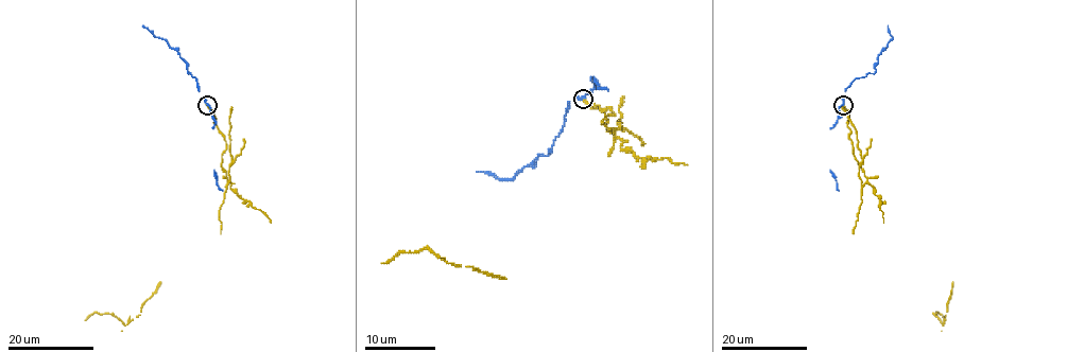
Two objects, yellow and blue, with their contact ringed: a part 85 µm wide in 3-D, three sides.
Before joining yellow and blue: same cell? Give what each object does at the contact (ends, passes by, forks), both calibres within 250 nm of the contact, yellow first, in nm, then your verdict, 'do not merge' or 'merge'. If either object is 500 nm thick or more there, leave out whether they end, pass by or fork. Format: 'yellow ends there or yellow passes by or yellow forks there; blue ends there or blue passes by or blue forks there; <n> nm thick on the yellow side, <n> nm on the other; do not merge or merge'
yellow ends there; blue passes by; 280 nm thick on the yellow side, 200 nm on the other; do not merge

